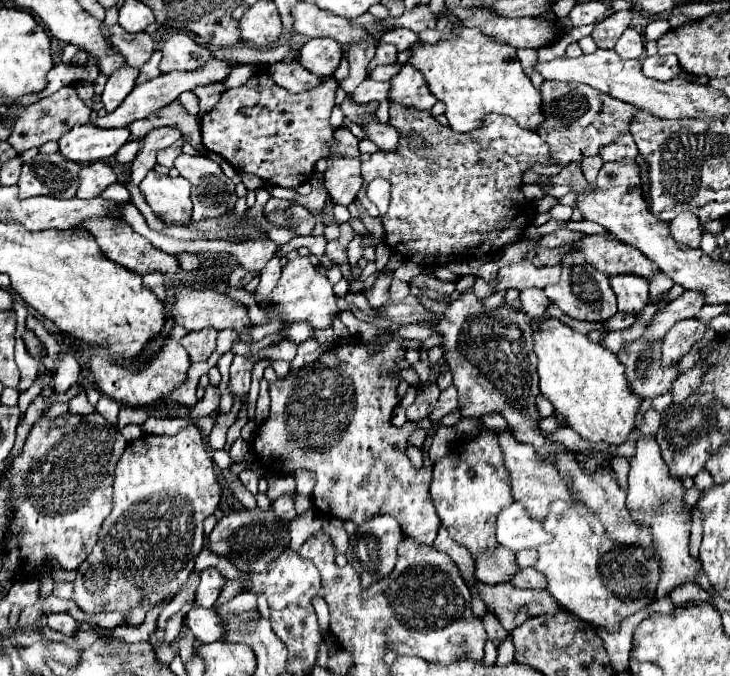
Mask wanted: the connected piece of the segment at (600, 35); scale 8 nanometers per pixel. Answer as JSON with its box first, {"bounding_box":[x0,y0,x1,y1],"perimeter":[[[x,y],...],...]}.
{"bounding_box":[591,11,631,49],"perimeter":[[[617,11],[611,17],[607,17],[595,25],[595,29],[591,33],[593,41],[601,49],[613,49],[613,45],[617,43],[621,33],[629,27],[629,23],[631,23],[631,11]]]}

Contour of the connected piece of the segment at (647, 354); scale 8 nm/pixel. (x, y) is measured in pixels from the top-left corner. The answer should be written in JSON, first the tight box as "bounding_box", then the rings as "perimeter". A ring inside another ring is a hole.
{"bounding_box":[617,339,677,399],"perimeter":[[[637,339],[625,345],[617,357],[625,363],[625,377],[629,381],[631,391],[645,399],[653,399],[667,389],[671,389],[673,379],[677,377],[677,365],[661,369],[661,349],[659,343],[651,345],[643,339]]]}

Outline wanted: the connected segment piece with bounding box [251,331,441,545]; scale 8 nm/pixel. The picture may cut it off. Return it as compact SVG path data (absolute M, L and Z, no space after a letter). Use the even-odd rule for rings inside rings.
M383 331L373 335L371 343L363 341L343 341L335 343L329 351L325 351L317 361L305 363L299 369L291 369L287 379L279 379L269 385L271 395L271 411L269 419L259 427L259 437L253 439L253 453L265 467L281 469L285 473L293 473L297 469L309 469L317 475L313 503L319 511L331 513L339 519L351 519L357 525L373 519L375 515L391 515L401 525L407 537L413 537L421 545L433 545L437 537L437 529L441 525L437 511L433 507L429 485L431 485L431 469L415 469L407 457L407 439L418 429L417 424L408 421L399 429L391 423L393 409L399 405L397 385L403 381L399 373L397 361L405 359L403 341L395 331ZM381 369L387 369L389 375L381 375ZM307 371L313 393L303 397L305 387L299 389L303 381L301 373ZM287 381L297 381L297 387L287 385Z

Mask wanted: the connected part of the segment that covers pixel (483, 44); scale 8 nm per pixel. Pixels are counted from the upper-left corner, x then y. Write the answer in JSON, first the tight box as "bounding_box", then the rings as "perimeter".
{"bounding_box":[407,27,543,133],"perimeter":[[[463,27],[459,33],[451,31],[435,45],[417,41],[409,51],[411,57],[407,63],[423,73],[429,91],[445,103],[445,117],[453,131],[467,133],[479,127],[487,113],[511,115],[525,129],[535,129],[543,121],[539,89],[535,89],[525,75],[515,47],[501,45],[481,35],[479,29]]]}

